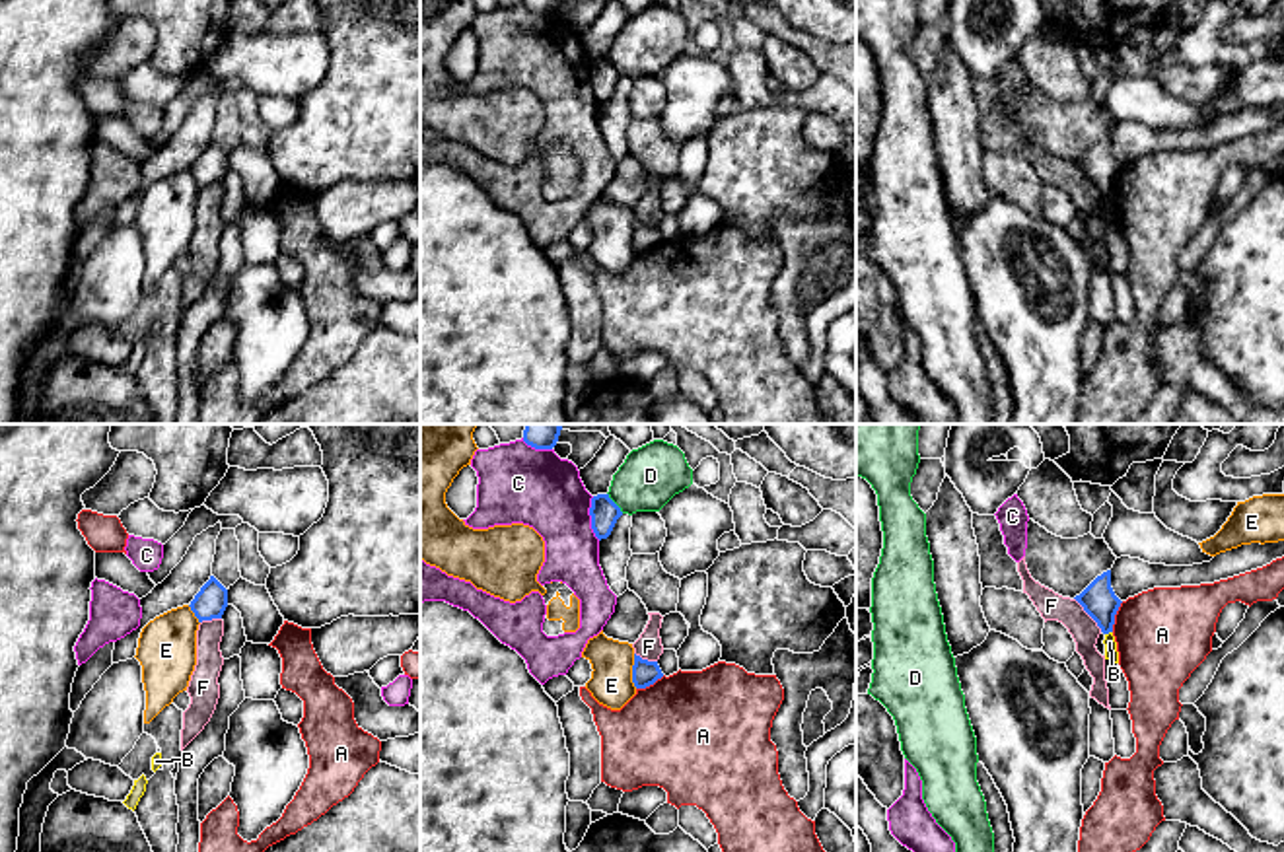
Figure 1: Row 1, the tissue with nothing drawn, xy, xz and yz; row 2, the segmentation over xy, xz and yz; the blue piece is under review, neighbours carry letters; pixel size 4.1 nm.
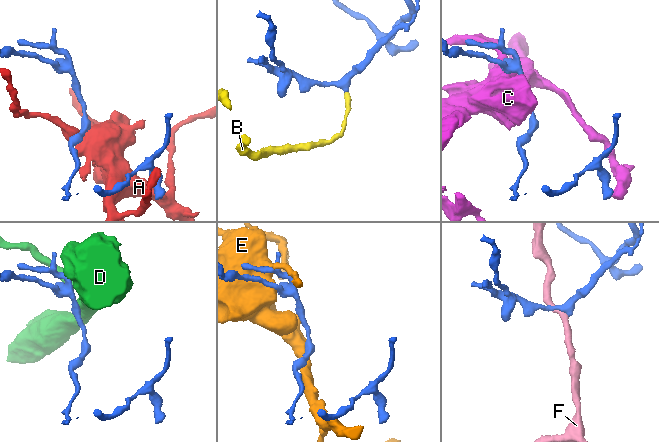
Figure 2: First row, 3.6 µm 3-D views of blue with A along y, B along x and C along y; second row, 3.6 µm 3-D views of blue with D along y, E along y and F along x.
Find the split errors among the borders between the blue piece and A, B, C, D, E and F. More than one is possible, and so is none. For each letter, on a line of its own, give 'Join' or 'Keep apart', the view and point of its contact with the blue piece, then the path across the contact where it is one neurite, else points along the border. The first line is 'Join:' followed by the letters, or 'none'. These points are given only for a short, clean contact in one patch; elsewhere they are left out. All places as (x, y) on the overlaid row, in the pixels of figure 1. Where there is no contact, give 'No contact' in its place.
Join: none
A: Keep apart. Touches blue at yz (1113, 617)
B: Keep apart. Touches blue at yz (1107, 633). Boundary: yz (1111, 631), (1105, 635)
C: Keep apart. Touches blue at xz (592, 518)
D: Keep apart. Touches blue at xz (613, 502). Boundary: xz (607, 493), (623, 512)
E: Keep apart. Touches blue at xz (633, 672)
F: Keep apart. Touches blue at yz (1088, 613). Boundary: yz (1074, 598), (1102, 631)

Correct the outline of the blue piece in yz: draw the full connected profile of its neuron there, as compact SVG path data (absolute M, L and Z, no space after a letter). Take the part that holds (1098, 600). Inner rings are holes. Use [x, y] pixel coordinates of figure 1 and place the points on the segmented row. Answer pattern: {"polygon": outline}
{"polygon": "M1111 570L1097 576L1080 595L1074 597L1084 611L1097 622L1103 634L1113 632L1115 615L1121 599L1111 587Z"}

